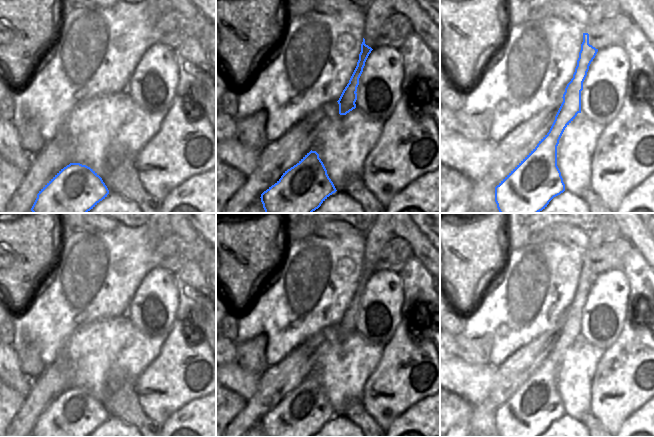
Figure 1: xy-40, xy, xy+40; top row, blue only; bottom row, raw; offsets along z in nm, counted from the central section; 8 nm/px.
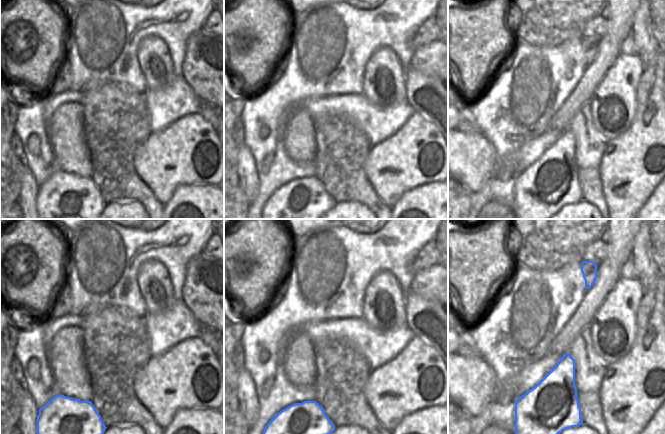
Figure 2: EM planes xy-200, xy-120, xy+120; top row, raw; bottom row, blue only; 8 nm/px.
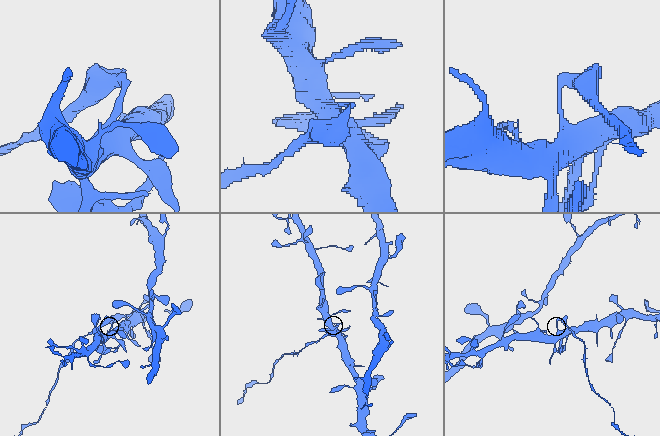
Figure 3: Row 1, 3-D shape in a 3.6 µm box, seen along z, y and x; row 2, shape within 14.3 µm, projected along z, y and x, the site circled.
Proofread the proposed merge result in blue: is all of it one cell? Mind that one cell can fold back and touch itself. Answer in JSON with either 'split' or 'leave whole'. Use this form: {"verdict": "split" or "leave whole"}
{"verdict": "split"}

